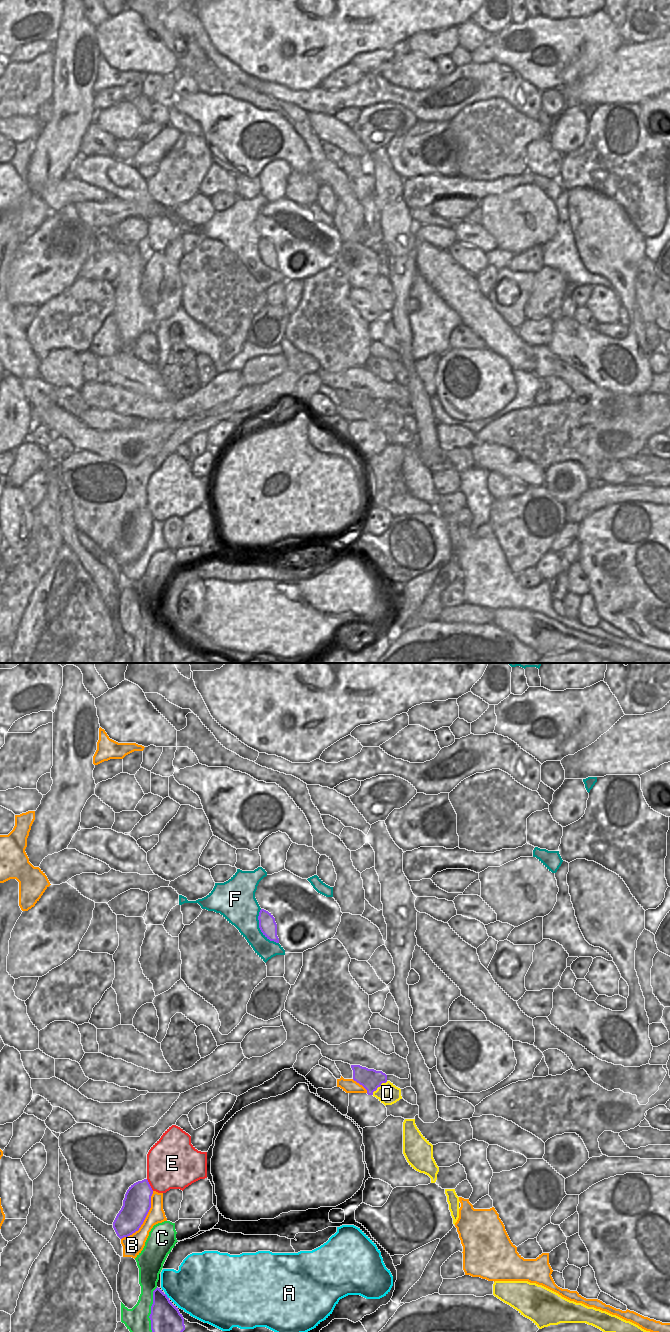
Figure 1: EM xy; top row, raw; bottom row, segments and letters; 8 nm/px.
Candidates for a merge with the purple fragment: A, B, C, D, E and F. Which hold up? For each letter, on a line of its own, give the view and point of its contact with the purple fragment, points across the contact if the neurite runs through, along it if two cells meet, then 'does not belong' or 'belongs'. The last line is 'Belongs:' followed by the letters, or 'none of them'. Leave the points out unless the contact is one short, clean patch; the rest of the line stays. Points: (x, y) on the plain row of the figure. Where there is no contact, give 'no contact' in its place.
A: contact xy (166, 624); border xy (165, 621), (168, 626); does not belong
B: contact xy (144, 547); does not belong
C: contact xy (151, 639); does not belong
D: contact xy (379, 414); border xy (387, 409), (383, 410), (372, 422); does not belong
E: contact xy (149, 513); does not belong
F: contact xy (260, 257); does not belong
Belongs: none of them

